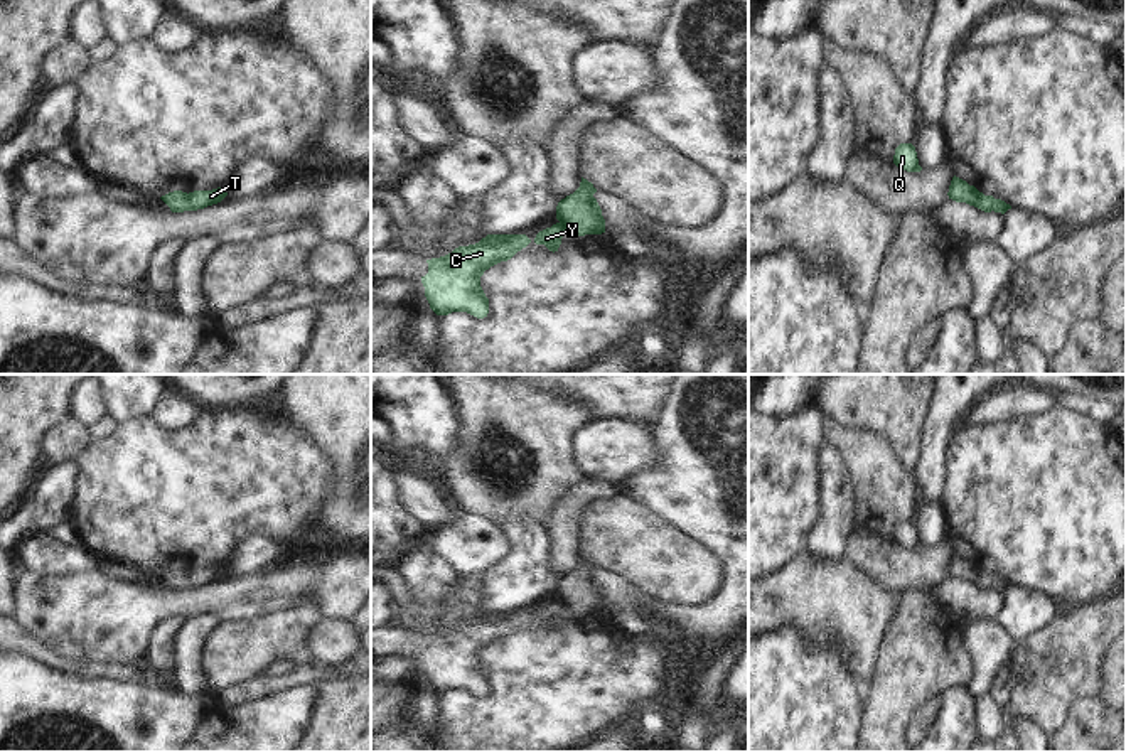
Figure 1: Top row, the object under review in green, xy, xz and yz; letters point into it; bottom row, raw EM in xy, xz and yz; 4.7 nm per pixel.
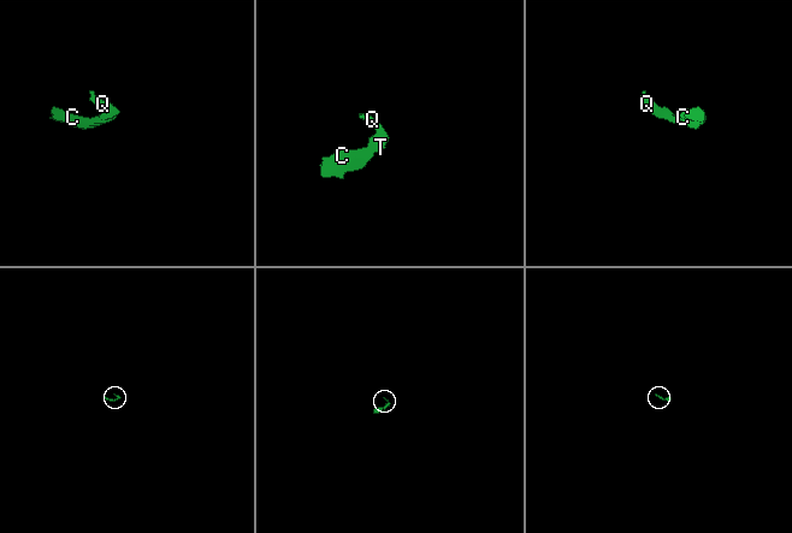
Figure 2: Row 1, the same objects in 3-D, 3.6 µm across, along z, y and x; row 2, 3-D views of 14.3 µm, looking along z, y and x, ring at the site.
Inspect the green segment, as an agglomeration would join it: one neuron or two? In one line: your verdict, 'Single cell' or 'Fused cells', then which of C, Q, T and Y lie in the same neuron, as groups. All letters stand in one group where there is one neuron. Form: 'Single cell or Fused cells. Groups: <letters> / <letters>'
Single cell. Groups: C Q T Y

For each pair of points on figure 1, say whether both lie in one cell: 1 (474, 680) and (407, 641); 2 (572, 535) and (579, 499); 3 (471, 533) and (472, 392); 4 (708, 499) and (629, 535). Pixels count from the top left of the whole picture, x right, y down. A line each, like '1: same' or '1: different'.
1: same
2: same
3: different
4: different

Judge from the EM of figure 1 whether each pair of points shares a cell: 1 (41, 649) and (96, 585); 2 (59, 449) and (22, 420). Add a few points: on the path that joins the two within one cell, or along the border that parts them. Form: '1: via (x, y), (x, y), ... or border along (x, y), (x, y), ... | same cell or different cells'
1: border along (17, 617), (54, 649), (81, 661) | different cells
2: border along (73, 415), (61, 420), (48, 434), (42, 454) | different cells

